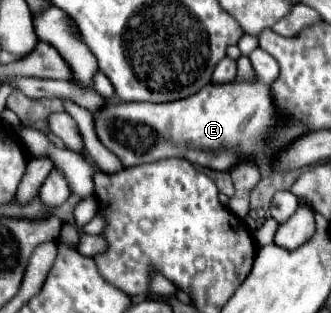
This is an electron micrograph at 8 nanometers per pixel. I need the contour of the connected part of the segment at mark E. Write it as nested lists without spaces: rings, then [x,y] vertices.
[[[254,49],[250,53],[250,63],[254,67],[256,77],[252,81],[230,81],[230,83],[210,83],[200,93],[172,101],[172,103],[110,103],[102,111],[96,113],[96,133],[106,149],[120,157],[124,167],[134,167],[142,163],[154,163],[160,159],[182,157],[194,165],[210,167],[216,171],[230,171],[242,161],[254,161],[260,169],[272,171],[270,165],[274,157],[294,143],[298,137],[308,133],[308,127],[294,117],[282,117],[272,103],[270,85],[276,81],[280,69],[276,59],[264,49]]]

